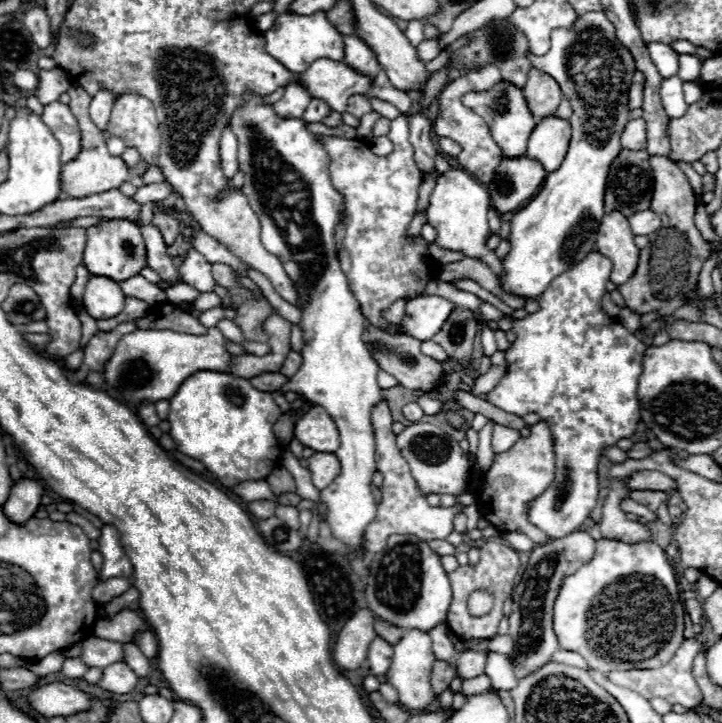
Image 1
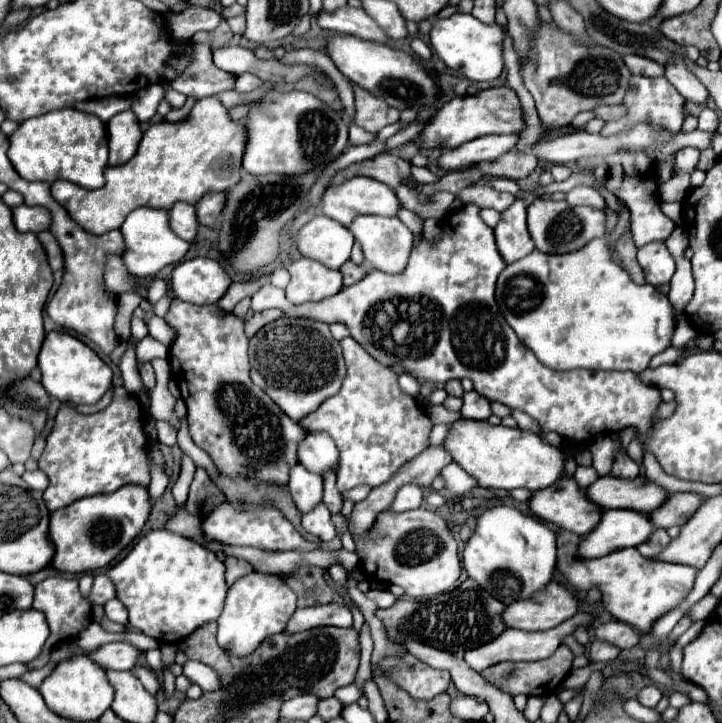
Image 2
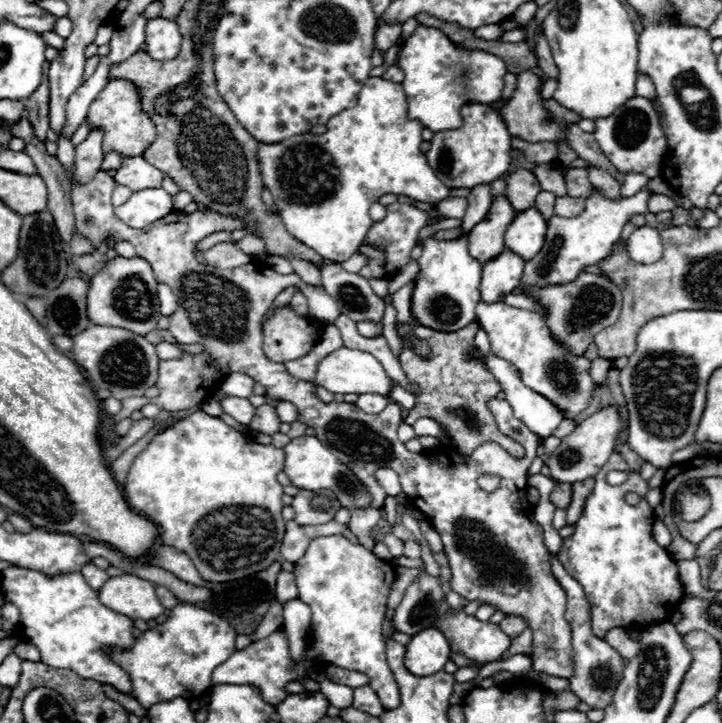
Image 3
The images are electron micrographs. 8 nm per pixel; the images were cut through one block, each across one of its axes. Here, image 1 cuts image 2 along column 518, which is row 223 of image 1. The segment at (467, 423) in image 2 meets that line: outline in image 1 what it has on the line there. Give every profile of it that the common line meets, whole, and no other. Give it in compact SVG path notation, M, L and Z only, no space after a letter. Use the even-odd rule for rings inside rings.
M452 166L448 172L438 176L434 192L430 194L430 204L426 208L426 216L428 216L428 224L432 228L436 228L436 232L438 232L438 238L436 238L438 246L442 246L446 250L462 252L472 258L480 256L496 276L502 276L504 270L502 270L500 260L486 246L486 236L490 234L488 210L490 210L490 196L484 190L484 186L476 178L472 178L466 170Z

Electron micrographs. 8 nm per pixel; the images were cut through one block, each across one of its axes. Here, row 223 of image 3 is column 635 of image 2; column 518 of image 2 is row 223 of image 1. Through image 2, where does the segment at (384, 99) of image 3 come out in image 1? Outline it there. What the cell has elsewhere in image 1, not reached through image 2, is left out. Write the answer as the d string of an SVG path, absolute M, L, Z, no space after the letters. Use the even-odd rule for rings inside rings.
M246 92L242 98L244 104L238 106L238 110L232 114L228 126L238 140L238 166L244 172L242 192L246 194L252 210L258 214L262 226L262 242L266 250L280 258L288 278L294 284L294 290L298 294L296 308L302 314L302 322L298 324L304 336L304 346L300 352L302 366L280 390L282 394L302 394L308 402L324 406L338 426L340 448L334 454L340 460L342 468L338 478L334 478L334 482L320 492L320 500L328 506L326 522L332 528L332 534L338 540L344 540L344 544L358 548L362 544L364 528L374 520L376 514L374 496L370 492L372 472L376 470L370 410L382 400L382 390L376 382L380 366L362 342L364 314L360 310L360 302L350 290L350 282L342 272L336 256L334 230L340 222L340 216L344 214L344 198L332 186L330 156L324 150L320 136L306 128L306 120L280 118L274 112L274 106L266 104L264 96L260 94ZM256 138L274 148L280 160L290 164L294 172L300 174L302 182L310 186L310 228L306 230L304 246L290 246L276 222L266 214L264 204L260 204L260 192L254 186L254 168L252 162L246 162L246 150L252 152L252 142Z

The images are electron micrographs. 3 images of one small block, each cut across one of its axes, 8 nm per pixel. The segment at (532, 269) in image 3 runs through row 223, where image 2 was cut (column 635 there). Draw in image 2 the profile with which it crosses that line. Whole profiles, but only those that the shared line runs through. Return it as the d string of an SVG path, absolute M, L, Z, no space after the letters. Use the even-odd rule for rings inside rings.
M560 532L558 536L558 570L562 572L564 580L576 590L586 592L592 586L598 586L602 590L602 602L604 608L616 618L622 620L634 628L640 630L642 636L646 636L652 628L652 624L660 618L672 612L676 606L680 606L686 596L690 594L698 570L684 564L670 564L670 562L652 562L638 554L636 548L624 548L616 550L604 558L594 560L578 560L576 546L580 542L580 536L572 532Z

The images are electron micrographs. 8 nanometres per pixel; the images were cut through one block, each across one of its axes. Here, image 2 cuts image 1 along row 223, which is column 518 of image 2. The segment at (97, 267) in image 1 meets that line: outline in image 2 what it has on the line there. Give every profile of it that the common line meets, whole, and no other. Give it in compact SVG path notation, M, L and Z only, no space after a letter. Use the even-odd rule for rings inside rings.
M500 86L480 90L474 96L454 96L452 100L444 102L444 106L436 112L436 116L428 120L424 130L412 142L418 146L418 150L458 148L464 142L470 142L486 134L512 134L512 132L518 134L522 132L522 128L524 120L516 92L508 86Z

